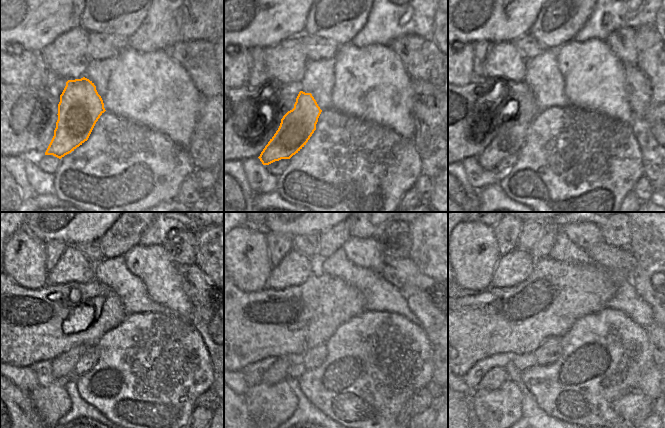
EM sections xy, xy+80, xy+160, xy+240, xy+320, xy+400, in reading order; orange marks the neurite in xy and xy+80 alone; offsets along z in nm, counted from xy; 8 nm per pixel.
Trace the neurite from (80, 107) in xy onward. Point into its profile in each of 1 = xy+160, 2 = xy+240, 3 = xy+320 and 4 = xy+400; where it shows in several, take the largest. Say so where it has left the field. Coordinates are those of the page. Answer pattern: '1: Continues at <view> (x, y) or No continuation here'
1: Continues at xy+160 (509, 140)
2: Continues at xy+240 (64, 364)
3: Continues at xy+320 (278, 372)
4: Continues at xy+400 (494, 379)

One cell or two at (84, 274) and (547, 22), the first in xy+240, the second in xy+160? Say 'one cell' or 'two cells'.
two cells

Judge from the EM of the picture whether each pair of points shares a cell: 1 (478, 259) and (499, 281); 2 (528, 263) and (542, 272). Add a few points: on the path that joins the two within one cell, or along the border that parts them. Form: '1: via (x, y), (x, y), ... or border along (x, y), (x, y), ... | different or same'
1: border along (501, 256), (496, 264), (489, 286) | different
2: border along (536, 261), (530, 274), (518, 284) | different

